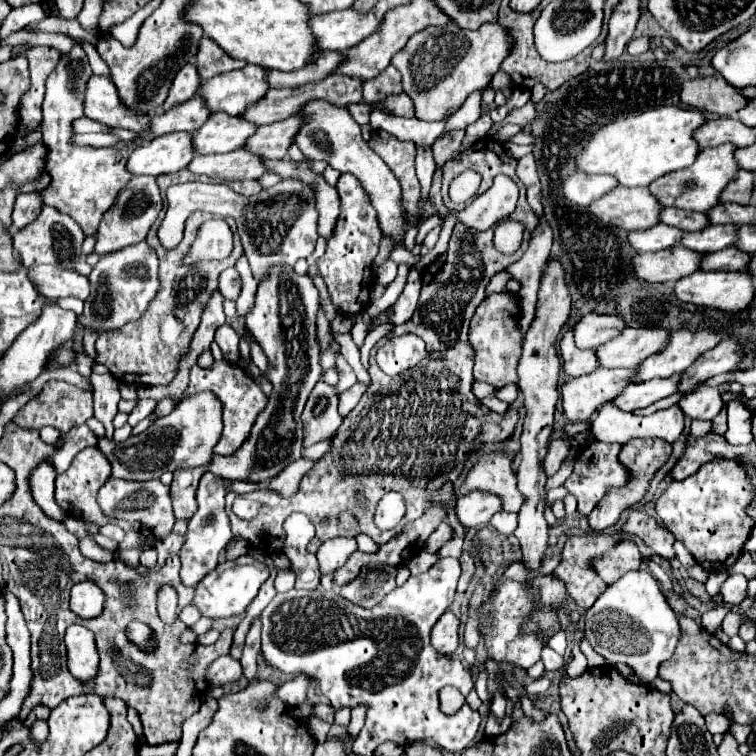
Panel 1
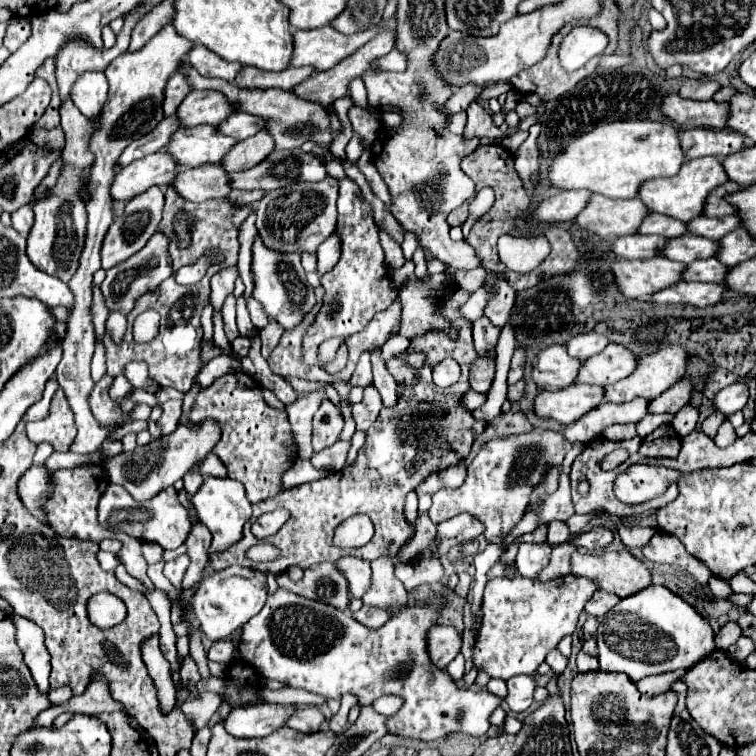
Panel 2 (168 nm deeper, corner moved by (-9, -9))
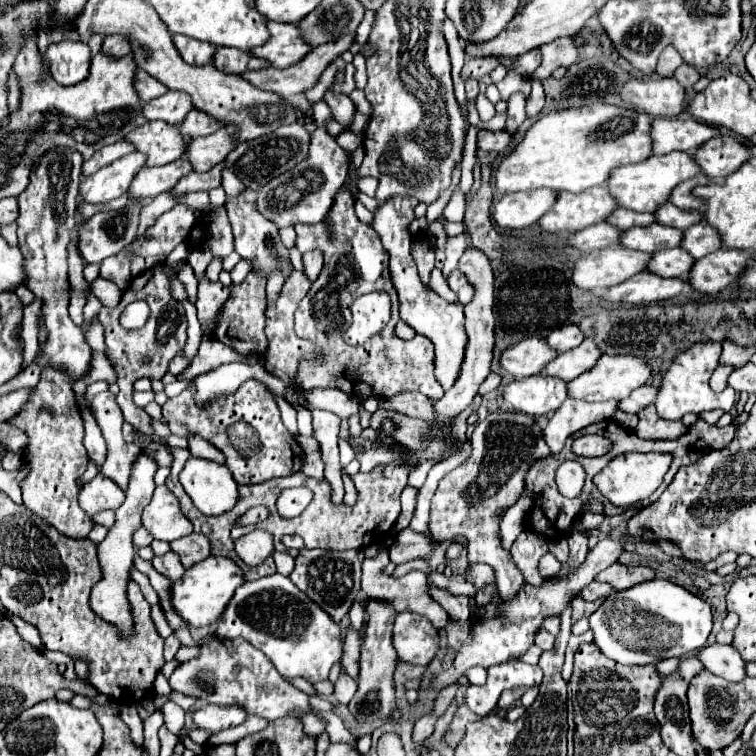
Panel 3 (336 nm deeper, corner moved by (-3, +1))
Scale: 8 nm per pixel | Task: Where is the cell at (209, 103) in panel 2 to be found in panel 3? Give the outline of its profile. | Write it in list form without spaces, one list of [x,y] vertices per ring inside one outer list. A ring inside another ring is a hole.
[[[167,91],[165,95],[143,105],[143,117],[147,121],[161,119],[169,125],[179,125],[191,109],[193,107],[191,107],[191,99],[187,97],[187,93]]]

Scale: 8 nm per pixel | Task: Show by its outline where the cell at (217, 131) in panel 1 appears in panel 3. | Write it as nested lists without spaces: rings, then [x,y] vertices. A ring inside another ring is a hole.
[[[147,121],[139,129],[127,133],[123,139],[131,141],[139,153],[145,153],[147,167],[167,165],[175,159],[181,159],[187,145],[187,139],[179,135],[177,127],[163,121]]]

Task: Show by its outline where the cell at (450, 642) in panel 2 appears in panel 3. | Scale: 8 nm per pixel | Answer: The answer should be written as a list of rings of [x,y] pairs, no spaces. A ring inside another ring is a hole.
[[[405,611],[395,619],[393,647],[401,663],[427,665],[439,649],[439,633],[427,617]]]

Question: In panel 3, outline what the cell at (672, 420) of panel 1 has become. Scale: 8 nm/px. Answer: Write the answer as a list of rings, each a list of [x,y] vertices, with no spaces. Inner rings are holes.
[[[699,341],[699,343],[693,343],[689,349],[685,349],[683,353],[679,353],[675,357],[671,367],[661,377],[659,393],[657,393],[657,399],[655,399],[655,407],[657,407],[659,417],[663,417],[667,421],[679,421],[685,413],[701,413],[701,411],[709,411],[709,409],[723,409],[723,411],[733,409],[733,405],[737,401],[735,389],[727,387],[725,391],[715,393],[709,387],[711,373],[719,365],[717,363],[719,355],[721,355],[721,343]]]

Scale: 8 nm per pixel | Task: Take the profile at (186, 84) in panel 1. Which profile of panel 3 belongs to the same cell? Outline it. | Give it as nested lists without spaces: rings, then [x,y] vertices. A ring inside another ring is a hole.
[[[141,69],[135,71],[135,81],[133,81],[133,85],[135,85],[135,91],[137,91],[137,95],[139,95],[139,99],[141,99],[143,103],[147,103],[147,101],[151,101],[151,99],[155,99],[155,97],[161,97],[161,95],[165,95],[165,93],[169,91],[161,81],[157,81],[155,77],[147,75],[147,73],[141,71]]]

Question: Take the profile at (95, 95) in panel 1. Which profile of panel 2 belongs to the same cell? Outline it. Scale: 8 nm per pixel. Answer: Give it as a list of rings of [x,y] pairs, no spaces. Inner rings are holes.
[[[85,73],[77,79],[73,87],[73,103],[75,107],[89,119],[97,119],[101,115],[101,107],[105,105],[109,91],[109,83],[103,73]]]

